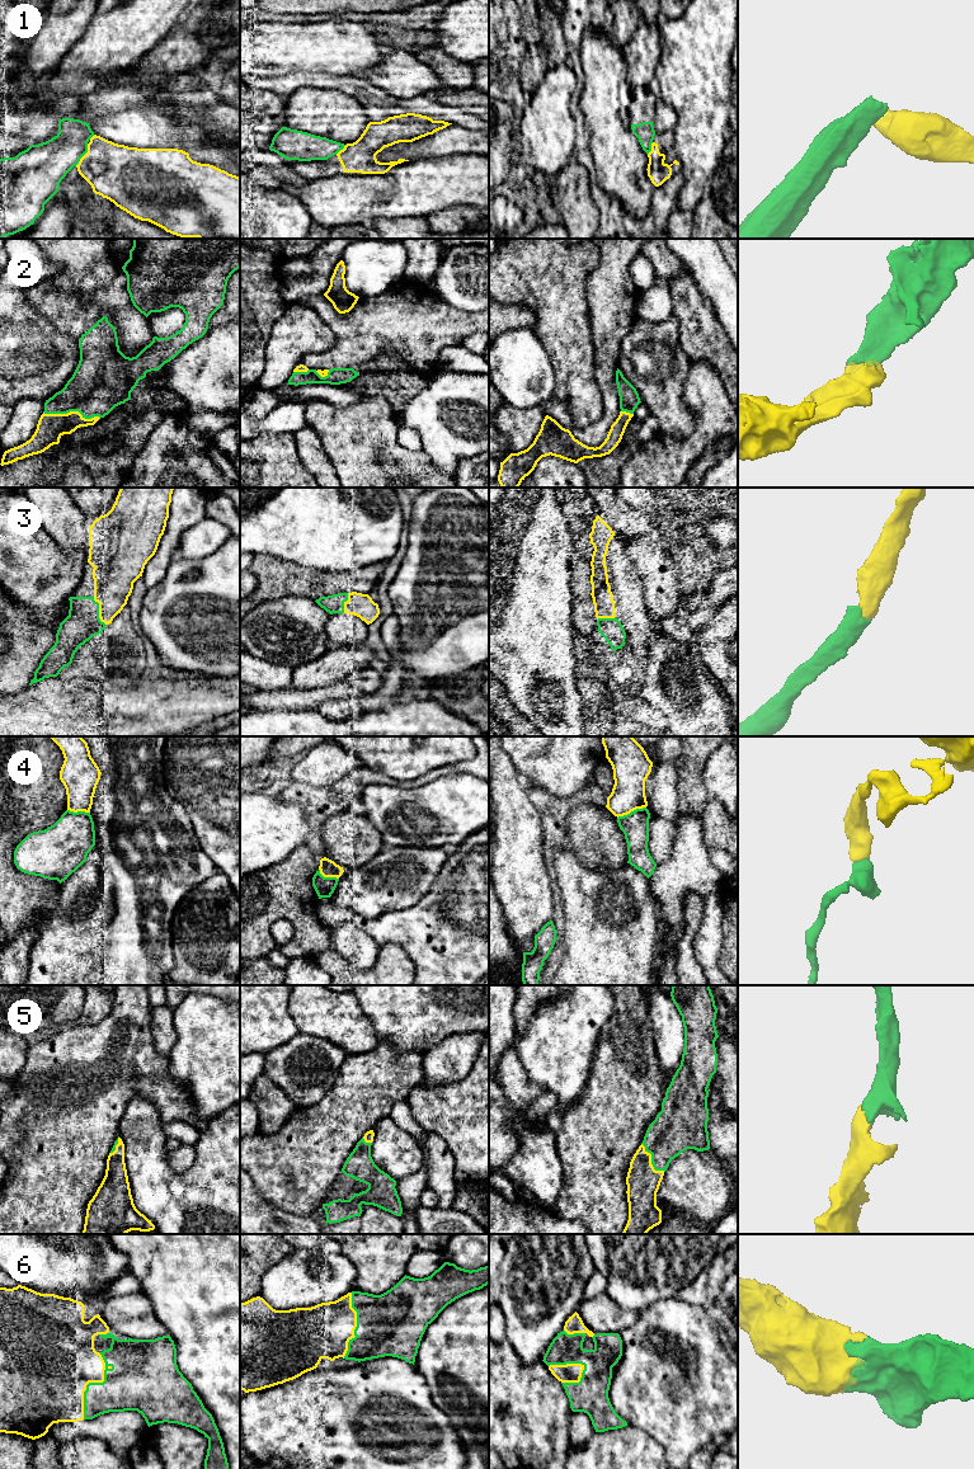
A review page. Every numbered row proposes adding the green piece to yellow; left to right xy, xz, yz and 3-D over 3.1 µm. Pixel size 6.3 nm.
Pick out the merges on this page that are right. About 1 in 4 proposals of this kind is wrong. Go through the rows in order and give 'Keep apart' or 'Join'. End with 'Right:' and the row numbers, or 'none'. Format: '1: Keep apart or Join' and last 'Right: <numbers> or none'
1: Keep apart
2: Join
3: Join
4: Keep apart
5: Join
6: Join
Right: 2, 3, 5, 6

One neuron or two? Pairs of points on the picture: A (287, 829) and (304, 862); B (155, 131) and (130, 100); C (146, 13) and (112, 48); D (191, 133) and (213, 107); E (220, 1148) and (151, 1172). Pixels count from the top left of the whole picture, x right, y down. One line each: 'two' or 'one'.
A: two
B: two
C: one
D: two
E: one

